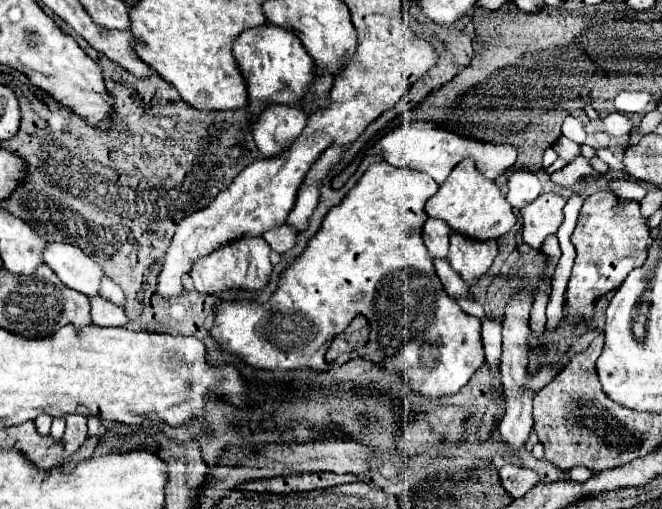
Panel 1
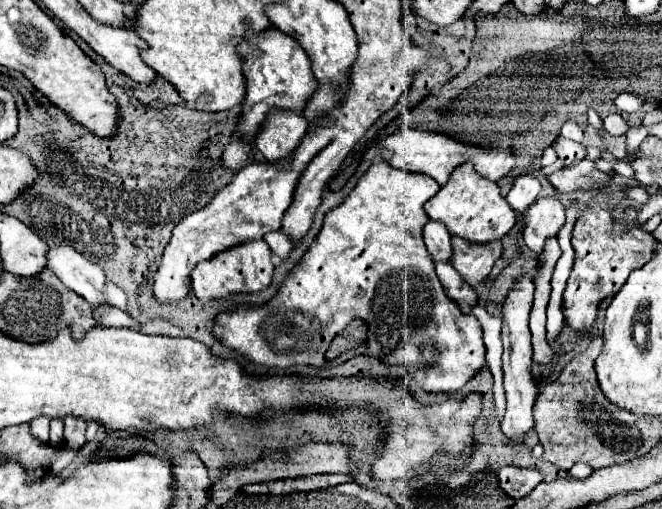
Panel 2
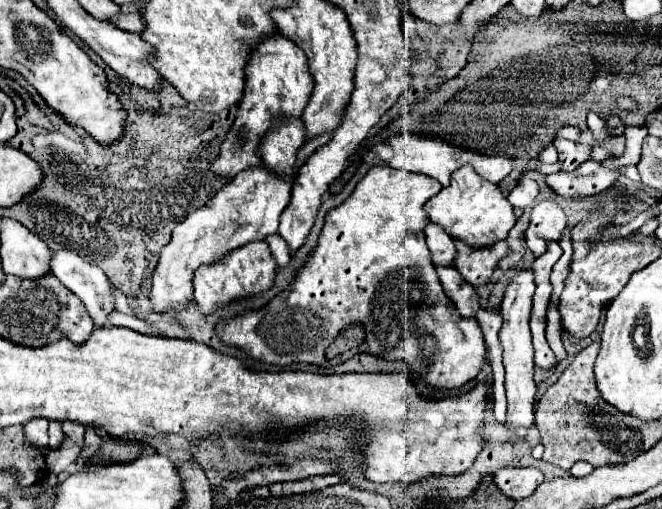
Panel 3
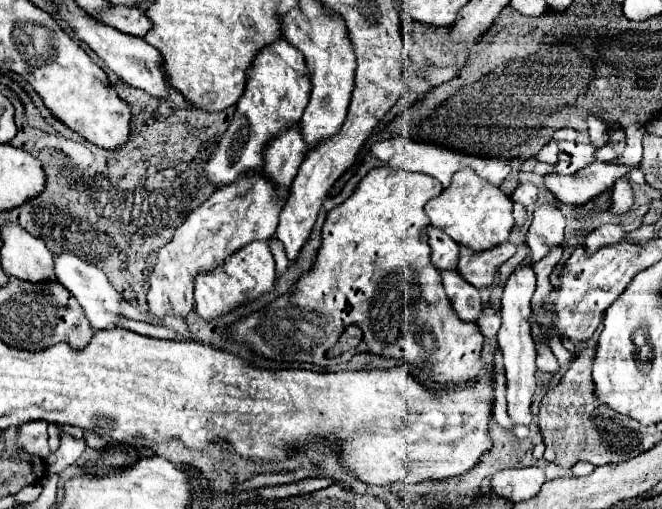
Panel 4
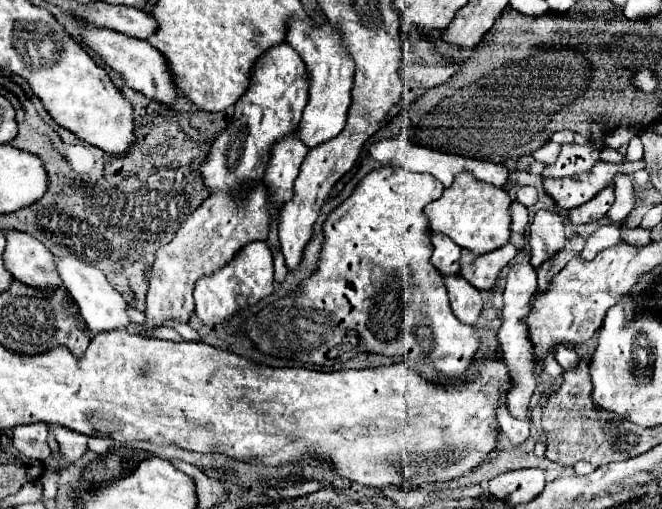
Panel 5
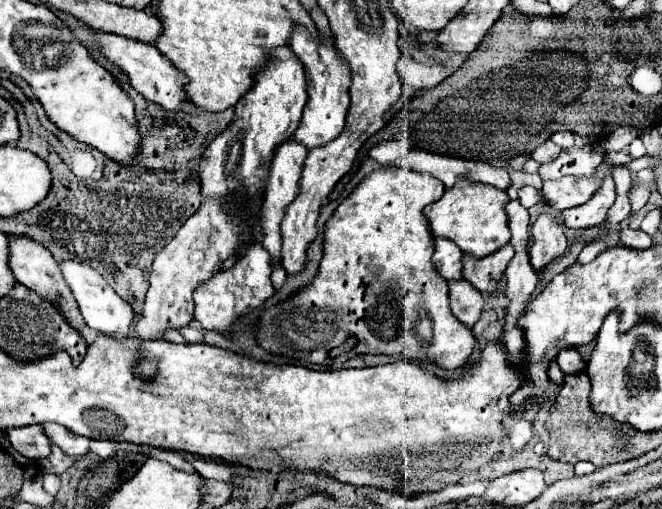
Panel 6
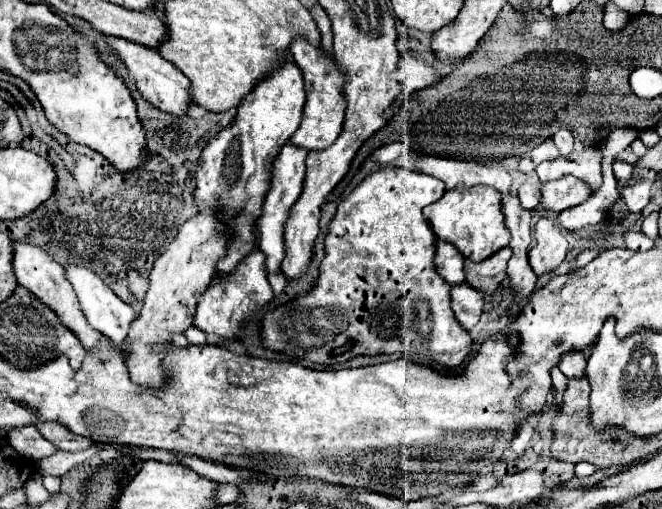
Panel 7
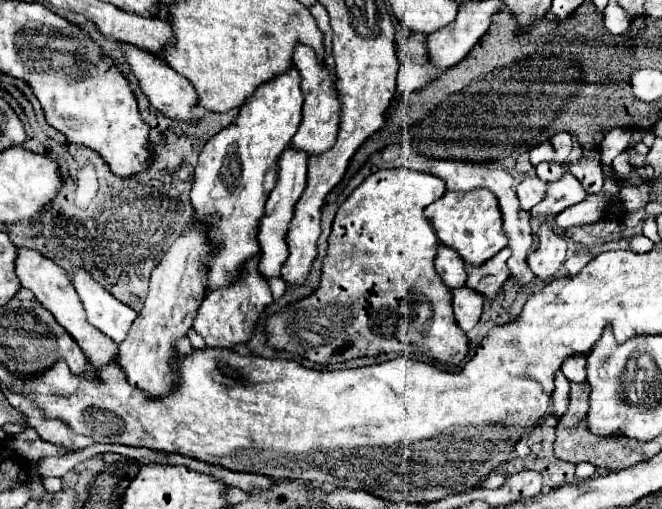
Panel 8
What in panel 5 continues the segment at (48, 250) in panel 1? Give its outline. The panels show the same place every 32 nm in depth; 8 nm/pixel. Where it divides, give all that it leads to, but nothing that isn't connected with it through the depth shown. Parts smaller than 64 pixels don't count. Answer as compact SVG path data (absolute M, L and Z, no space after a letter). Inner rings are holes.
M64 256L56 260L56 270L66 286L66 290L70 292L70 296L78 302L80 312L84 316L84 320L88 322L88 328L92 332L106 332L106 330L124 330L130 322L130 318L126 316L126 302L124 298L110 286L110 282L106 280L104 272L84 264L82 260L74 258L74 256Z

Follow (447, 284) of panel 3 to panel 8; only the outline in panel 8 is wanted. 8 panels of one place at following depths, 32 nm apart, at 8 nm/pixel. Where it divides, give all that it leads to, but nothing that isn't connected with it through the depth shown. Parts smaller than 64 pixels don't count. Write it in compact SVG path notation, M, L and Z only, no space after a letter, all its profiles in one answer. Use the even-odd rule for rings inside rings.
M462 286L458 290L452 290L454 296L454 314L456 314L456 322L464 332L470 332L476 322L480 320L482 314L482 306L484 306L484 296L470 290L468 286Z

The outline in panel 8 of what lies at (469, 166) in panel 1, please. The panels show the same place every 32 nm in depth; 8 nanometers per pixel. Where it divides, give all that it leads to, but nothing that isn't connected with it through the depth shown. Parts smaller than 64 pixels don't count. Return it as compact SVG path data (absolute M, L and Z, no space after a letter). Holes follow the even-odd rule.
M478 188L470 192L446 192L440 200L432 202L424 210L432 222L442 244L454 248L466 262L478 266L508 246L508 238L502 230L502 212L492 190Z

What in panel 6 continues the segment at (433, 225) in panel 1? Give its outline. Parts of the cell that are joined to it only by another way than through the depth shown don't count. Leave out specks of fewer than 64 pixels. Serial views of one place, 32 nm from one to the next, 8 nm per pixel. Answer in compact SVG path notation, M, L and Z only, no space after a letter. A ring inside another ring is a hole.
M434 236L434 256L432 262L436 270L446 278L446 280L458 280L462 278L462 250L454 246L454 242L446 242L446 238Z

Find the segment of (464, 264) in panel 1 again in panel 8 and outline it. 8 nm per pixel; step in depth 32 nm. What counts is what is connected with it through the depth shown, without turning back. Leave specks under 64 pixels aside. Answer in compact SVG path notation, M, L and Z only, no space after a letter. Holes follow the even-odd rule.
M510 248L500 250L494 258L490 258L490 262L484 262L482 266L466 266L466 286L480 292L482 296L494 298L500 290L504 280L510 276L508 268L506 268L506 260L510 258Z

